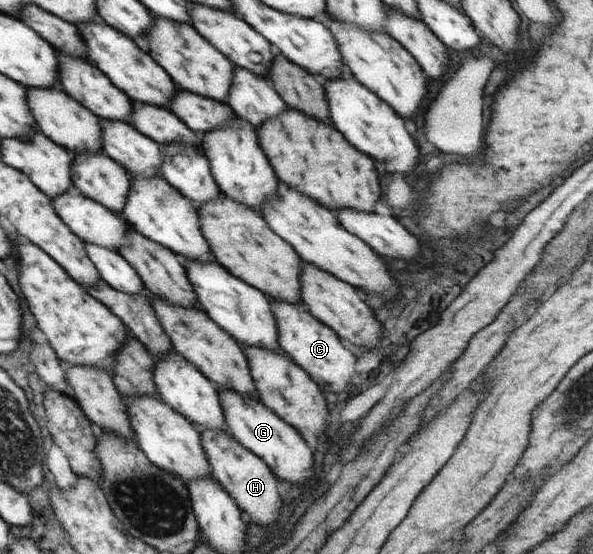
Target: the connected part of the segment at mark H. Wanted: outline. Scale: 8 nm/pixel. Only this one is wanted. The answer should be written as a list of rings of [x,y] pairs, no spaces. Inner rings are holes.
[[[209,428],[197,430],[201,447],[209,460],[211,476],[228,491],[243,511],[243,515],[249,513],[261,525],[275,523],[282,509],[282,501],[277,490],[278,479],[265,461],[261,461],[249,448],[243,447],[231,433]]]

